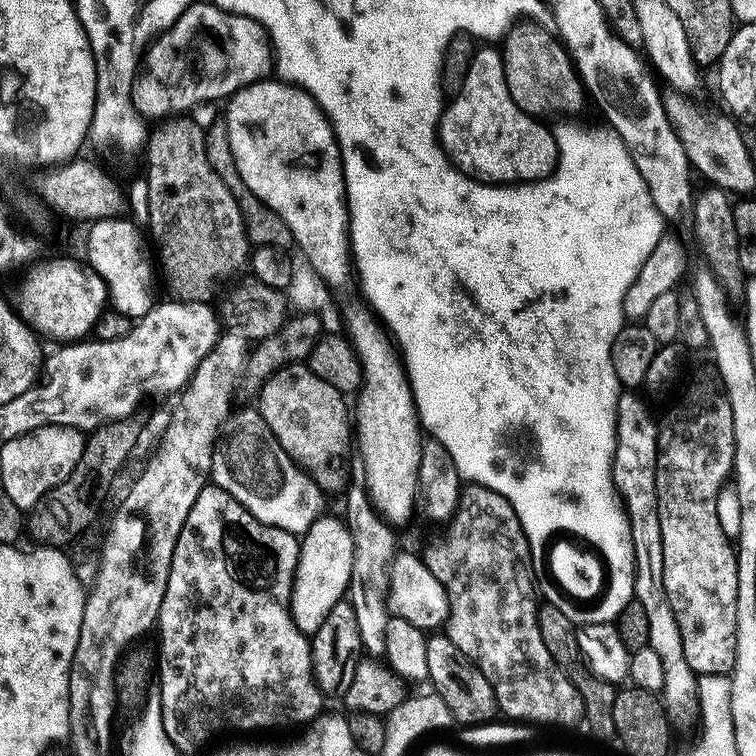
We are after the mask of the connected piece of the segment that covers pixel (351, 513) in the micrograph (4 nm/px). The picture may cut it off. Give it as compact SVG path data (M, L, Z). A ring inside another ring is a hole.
M363 483L360 484L354 485L348 492L346 523L352 530L356 553L352 563L352 581L348 583L346 596L356 615L363 651L369 657L380 658L383 657L386 646L386 626L390 619L388 590L392 582L392 561L396 557L398 545L396 536L392 533L393 525L382 515L369 489Z

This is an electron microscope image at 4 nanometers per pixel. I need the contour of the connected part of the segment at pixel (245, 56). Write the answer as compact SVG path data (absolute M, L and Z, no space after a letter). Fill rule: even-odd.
M193 2L170 27L164 29L148 45L136 73L136 81L132 84L132 106L137 115L148 122L160 120L163 116L188 114L200 104L231 98L240 88L267 77L273 68L274 53L268 34L256 20L240 16L237 12L217 10L211 2Z

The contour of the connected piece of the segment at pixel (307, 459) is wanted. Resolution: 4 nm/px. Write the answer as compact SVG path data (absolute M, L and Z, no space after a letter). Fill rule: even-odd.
M307 363L287 364L284 368L277 369L263 384L259 385L260 405L258 411L260 417L270 426L274 438L286 450L286 454L292 461L309 473L324 472L327 468L336 468L340 459L348 452L348 422L350 418L344 410L345 397L330 382L322 382L318 374L308 369Z

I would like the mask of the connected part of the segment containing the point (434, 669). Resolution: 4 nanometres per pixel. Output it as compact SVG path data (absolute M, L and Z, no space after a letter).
M446 634L428 636L426 642L426 670L428 671L427 683L432 684L431 691L440 696L442 702L446 702L453 721L457 725L486 724L495 717L492 715L497 715L498 709L494 698L494 690L490 686L486 674L482 674L482 670L478 670L476 664L467 660L462 654L462 650L458 650L458 646L454 646L454 642Z

